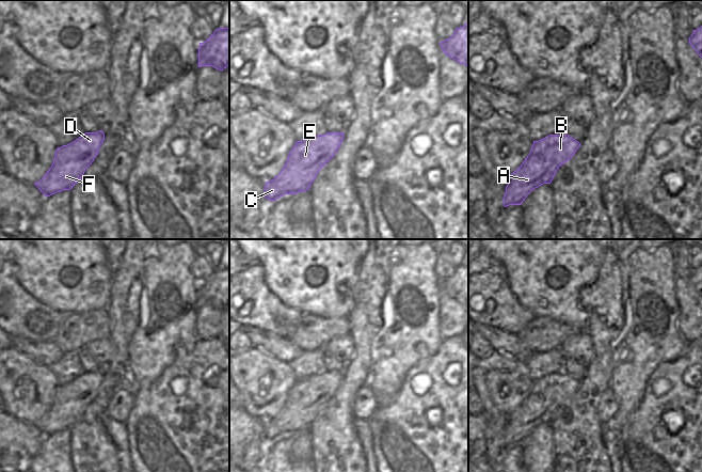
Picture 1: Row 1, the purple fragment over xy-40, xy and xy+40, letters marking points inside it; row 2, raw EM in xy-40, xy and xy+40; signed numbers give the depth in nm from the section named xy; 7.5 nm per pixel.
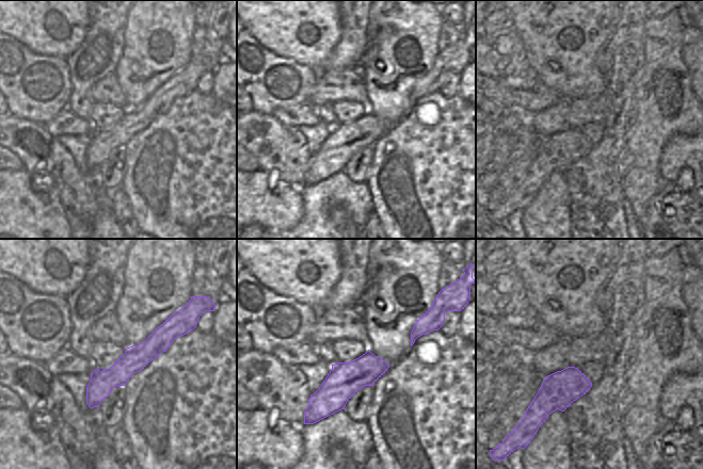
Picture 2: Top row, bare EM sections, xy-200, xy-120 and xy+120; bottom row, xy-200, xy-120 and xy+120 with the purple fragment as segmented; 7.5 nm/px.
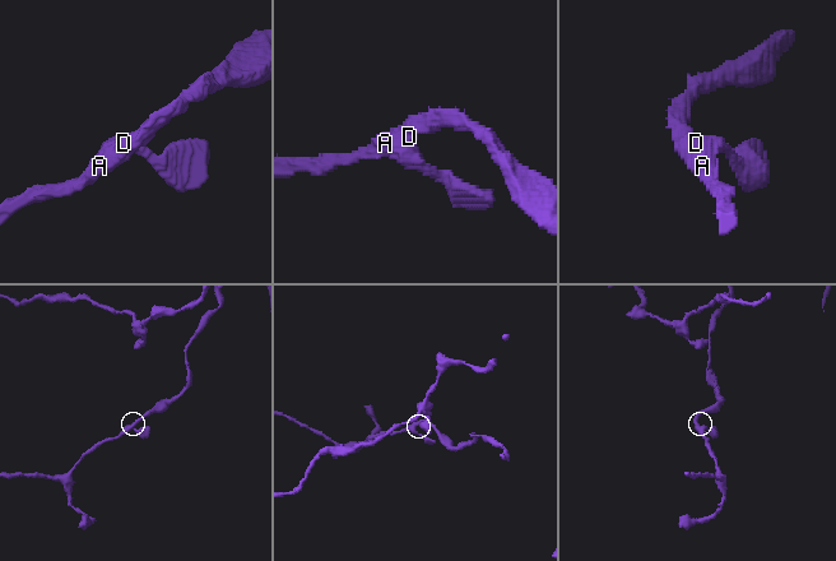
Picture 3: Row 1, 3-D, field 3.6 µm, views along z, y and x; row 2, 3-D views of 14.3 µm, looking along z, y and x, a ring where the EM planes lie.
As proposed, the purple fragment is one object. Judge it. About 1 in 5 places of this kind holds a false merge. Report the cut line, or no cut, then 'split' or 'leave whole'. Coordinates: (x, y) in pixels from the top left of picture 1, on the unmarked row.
no cut; leave whole

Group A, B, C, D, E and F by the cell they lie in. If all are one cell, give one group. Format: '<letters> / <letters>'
A B C D E F

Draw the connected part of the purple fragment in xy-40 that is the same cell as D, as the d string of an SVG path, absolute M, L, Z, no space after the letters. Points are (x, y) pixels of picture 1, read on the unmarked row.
M102 369L85 372L71 382L58 387L51 407L34 424L45 436L70 429L98 394L103 379Z

